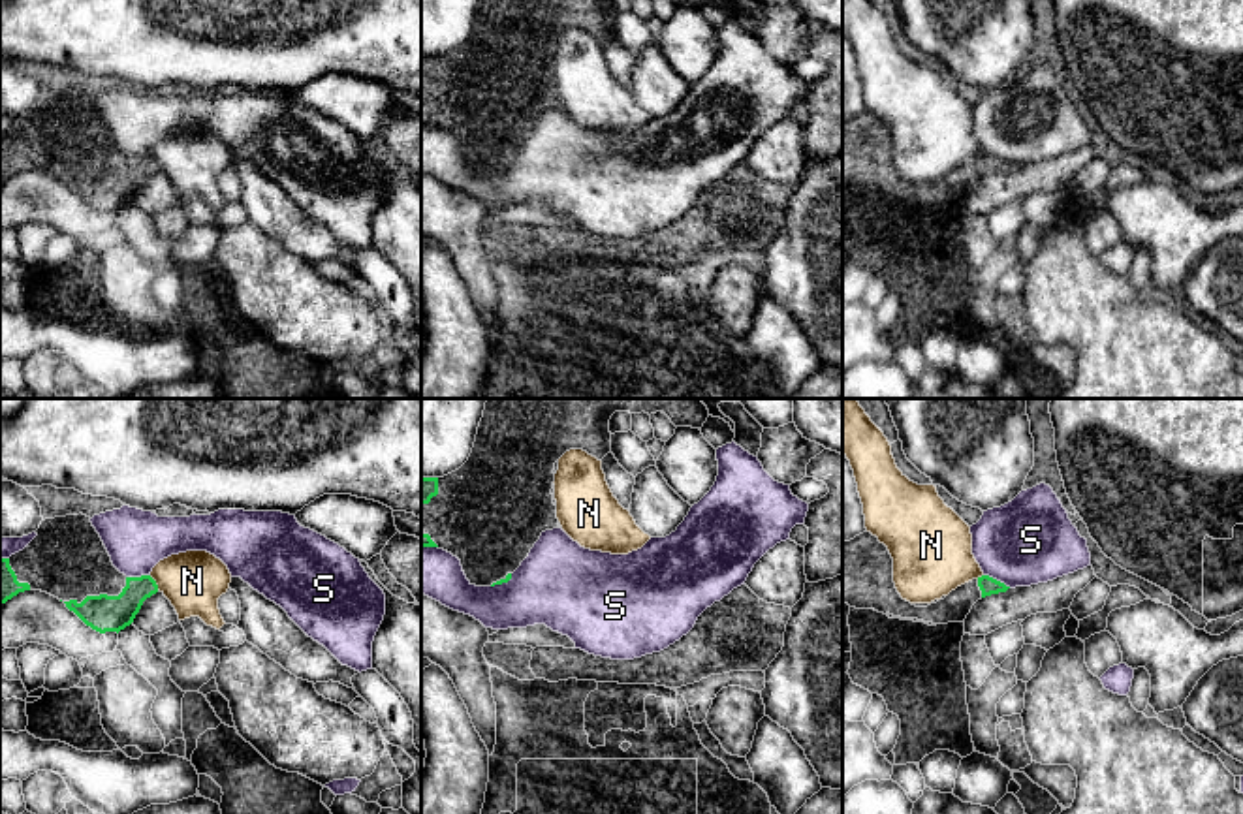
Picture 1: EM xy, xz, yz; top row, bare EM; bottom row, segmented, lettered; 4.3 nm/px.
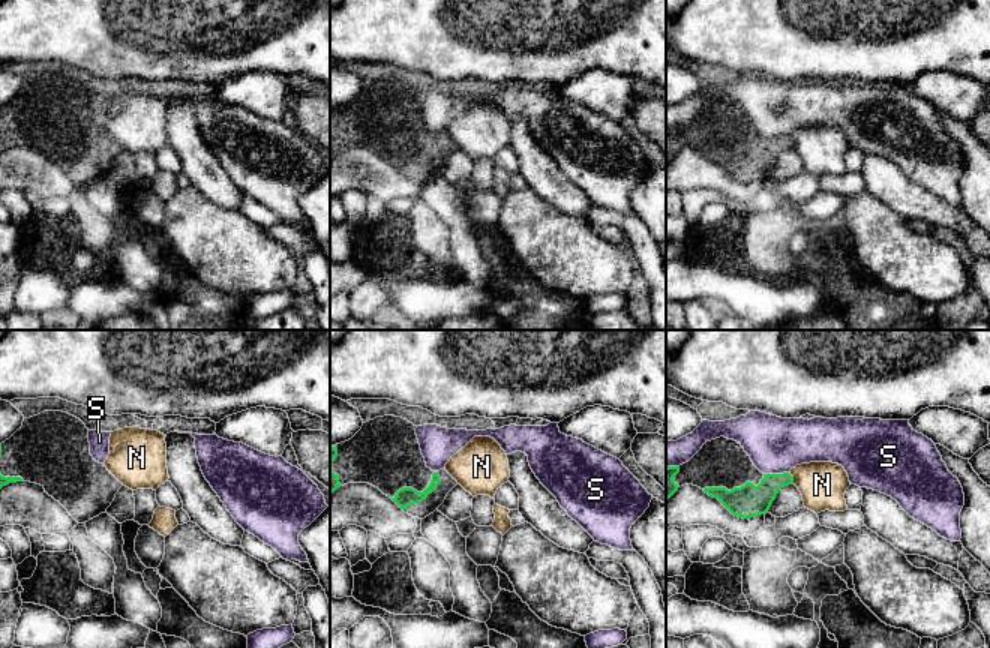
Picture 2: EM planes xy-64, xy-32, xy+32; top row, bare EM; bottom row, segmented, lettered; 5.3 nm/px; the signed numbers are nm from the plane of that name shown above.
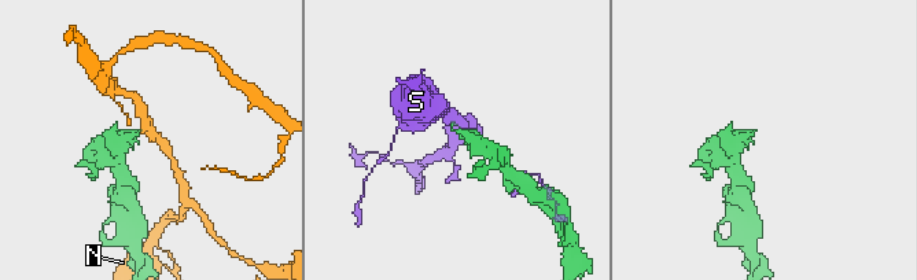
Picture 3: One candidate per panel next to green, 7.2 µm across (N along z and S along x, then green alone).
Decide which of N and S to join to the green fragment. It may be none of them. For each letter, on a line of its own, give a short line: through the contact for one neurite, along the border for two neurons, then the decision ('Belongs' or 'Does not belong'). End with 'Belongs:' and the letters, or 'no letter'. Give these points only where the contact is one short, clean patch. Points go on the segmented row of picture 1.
N: Line: xy (149, 576), (158, 589). Does not belong
S: Does not belong
Belongs: no letter

